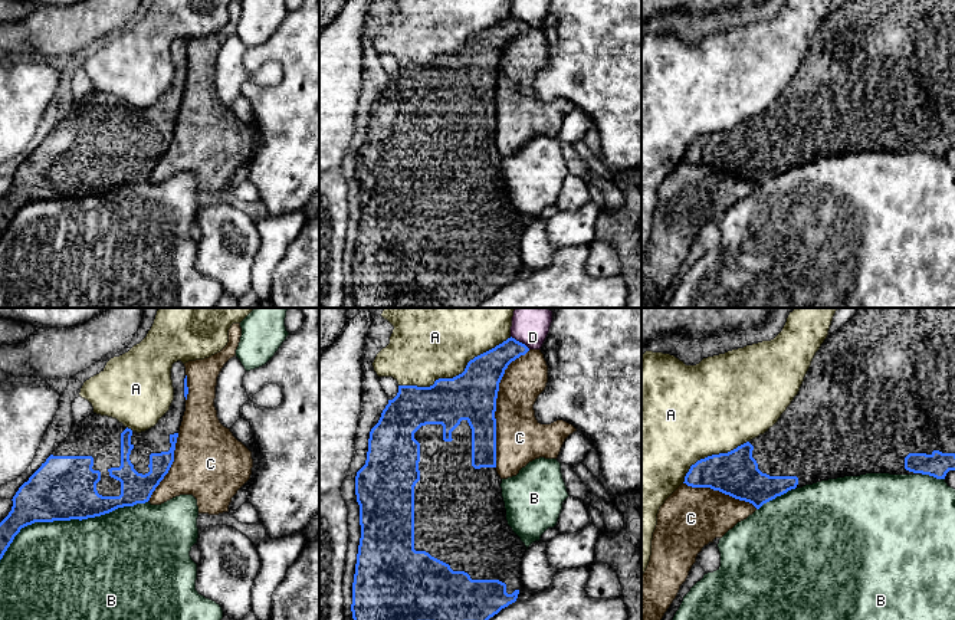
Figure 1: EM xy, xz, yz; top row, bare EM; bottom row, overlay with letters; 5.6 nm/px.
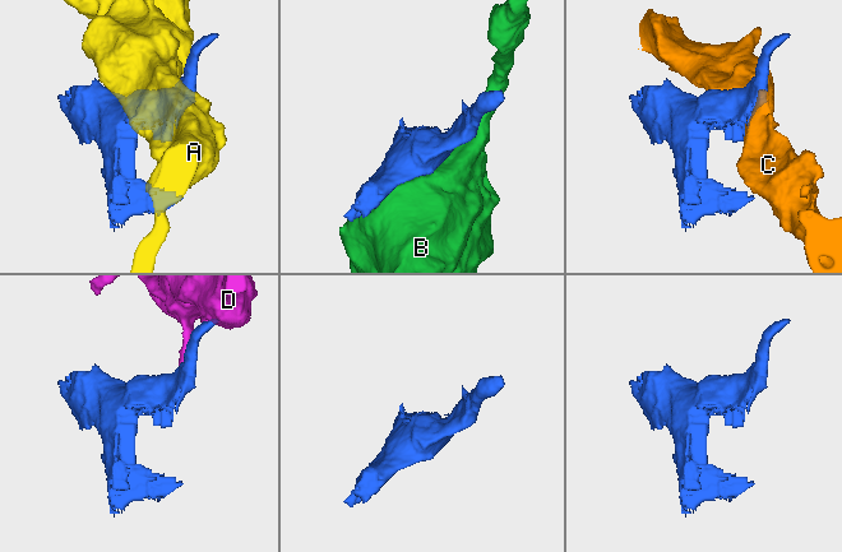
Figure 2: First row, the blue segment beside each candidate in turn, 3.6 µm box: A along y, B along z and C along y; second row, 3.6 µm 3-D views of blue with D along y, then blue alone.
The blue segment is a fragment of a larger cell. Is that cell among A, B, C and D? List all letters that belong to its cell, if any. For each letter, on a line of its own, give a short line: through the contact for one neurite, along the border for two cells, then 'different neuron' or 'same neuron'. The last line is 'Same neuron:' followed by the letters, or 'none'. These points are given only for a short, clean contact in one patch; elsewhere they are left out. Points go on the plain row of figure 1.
A: different neuron
B: different neuron
C: different neuron
D: different neuron
Same neuron: none

